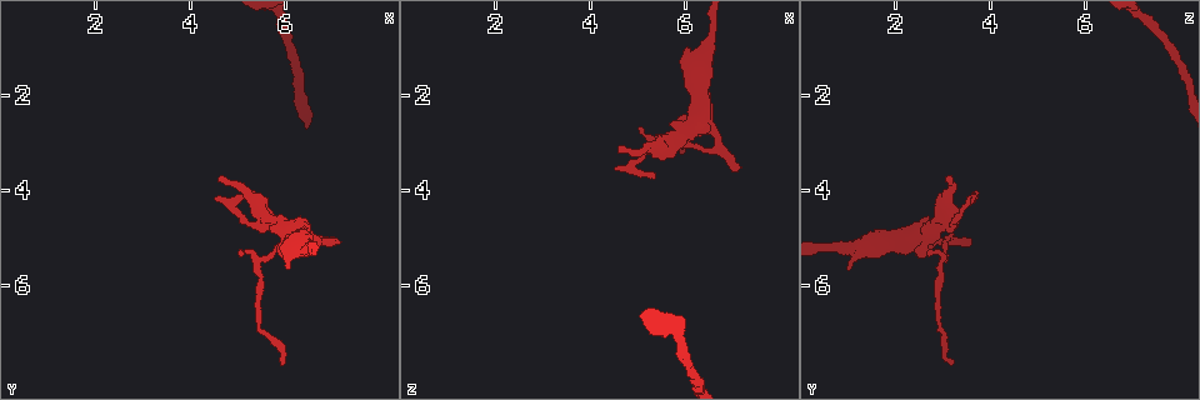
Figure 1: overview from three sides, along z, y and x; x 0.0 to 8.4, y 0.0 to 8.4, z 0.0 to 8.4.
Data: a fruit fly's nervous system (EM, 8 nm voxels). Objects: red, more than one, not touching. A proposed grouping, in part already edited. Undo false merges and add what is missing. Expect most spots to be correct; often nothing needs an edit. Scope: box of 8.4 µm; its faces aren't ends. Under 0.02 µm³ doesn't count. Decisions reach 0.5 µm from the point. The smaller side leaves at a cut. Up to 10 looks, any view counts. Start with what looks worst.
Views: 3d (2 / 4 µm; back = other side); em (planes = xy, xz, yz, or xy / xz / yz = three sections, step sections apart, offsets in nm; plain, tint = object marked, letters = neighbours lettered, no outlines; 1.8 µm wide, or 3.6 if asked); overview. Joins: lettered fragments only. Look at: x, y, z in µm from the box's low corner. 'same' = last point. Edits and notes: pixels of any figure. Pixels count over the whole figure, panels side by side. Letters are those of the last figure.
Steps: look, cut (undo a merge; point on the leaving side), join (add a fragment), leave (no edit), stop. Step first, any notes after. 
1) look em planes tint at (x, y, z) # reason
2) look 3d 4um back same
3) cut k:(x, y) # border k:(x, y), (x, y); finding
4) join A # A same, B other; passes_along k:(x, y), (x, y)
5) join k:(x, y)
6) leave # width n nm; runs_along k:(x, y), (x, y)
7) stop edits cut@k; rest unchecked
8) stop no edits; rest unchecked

look 3d 2um back at (7.15, 5.05, 3.50)

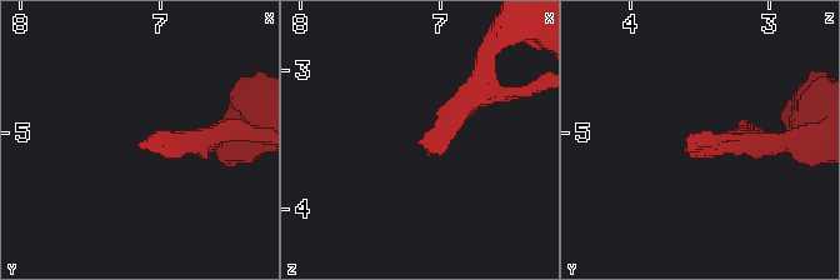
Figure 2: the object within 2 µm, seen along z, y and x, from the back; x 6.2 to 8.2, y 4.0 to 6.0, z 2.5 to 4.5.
look em xz step 8 letters at (7.14, 5.10, 3.54) # shape alone is not enough

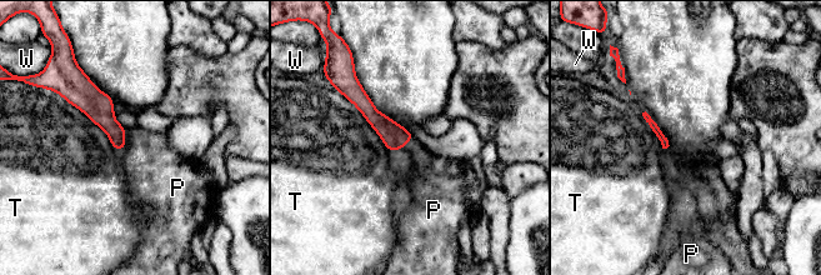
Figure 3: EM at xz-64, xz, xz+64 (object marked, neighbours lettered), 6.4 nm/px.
look em planes letters same

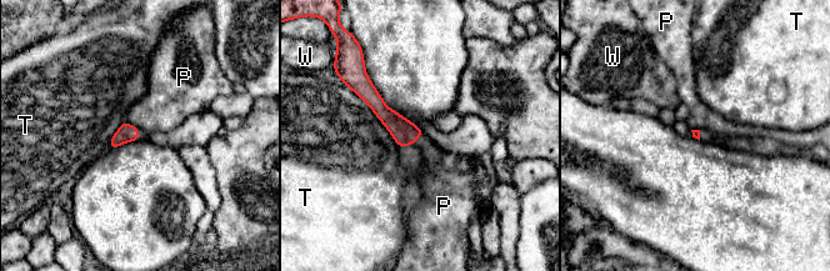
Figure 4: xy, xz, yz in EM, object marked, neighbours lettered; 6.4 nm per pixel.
leave # P other, T other, W other; runs_along 4:(363, 89), (405, 133), (419, 133); none of them fits

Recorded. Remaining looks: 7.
look em planes letters at (4.65, 3.65, 3.10) # tapers out

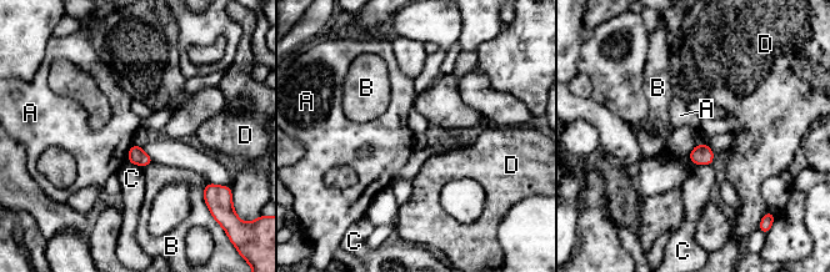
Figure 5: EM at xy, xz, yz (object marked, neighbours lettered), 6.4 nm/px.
leave # A other, B other, C other, D other; border 5:(134, 142), (126, 161); no lettered fragment goes on from it

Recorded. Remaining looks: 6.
look em xy step 16 tint at (5.90, 7.50, 3.20) # free end

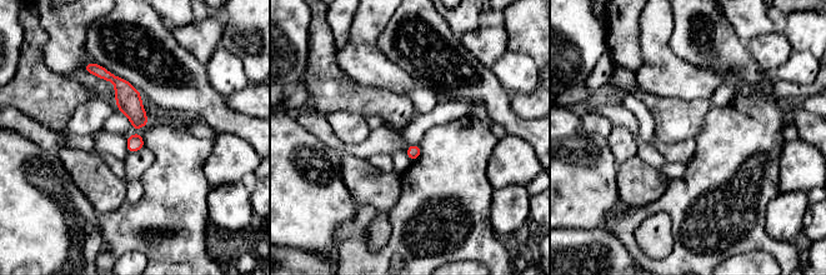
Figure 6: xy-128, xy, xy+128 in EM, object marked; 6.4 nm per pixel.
look em planes letters same

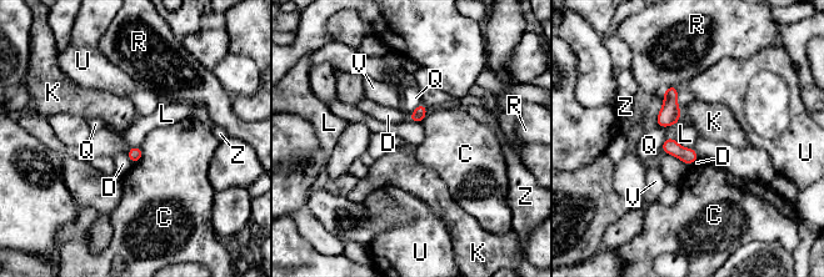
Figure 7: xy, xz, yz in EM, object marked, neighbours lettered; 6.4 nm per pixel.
leave # C other, D other, K other, L other, Q other, R other, U other, V other, Z other; border 7:(672, 136), (683, 147), (692, 147); none of them fits

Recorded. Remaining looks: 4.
look em xy step 16 letters at (5.05, 5.25, 2.65) # an open end

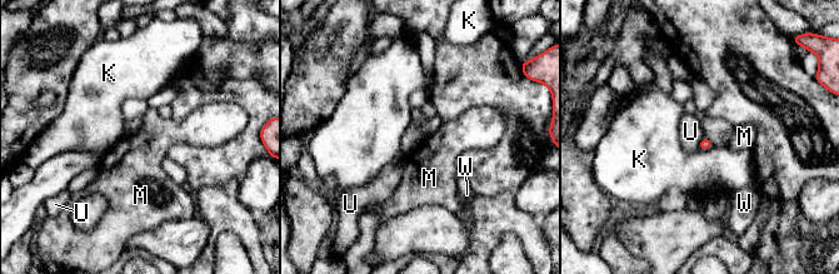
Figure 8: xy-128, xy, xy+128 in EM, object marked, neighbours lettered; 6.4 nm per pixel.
look em planes letters same # cut it another way

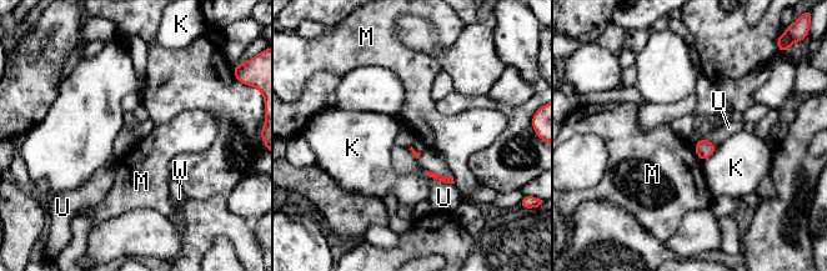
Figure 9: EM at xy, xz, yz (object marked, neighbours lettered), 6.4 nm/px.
leave # K other, M other, U other, W other; border 9:(451, 175), (455, 182); none of them fits

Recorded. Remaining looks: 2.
stop no edits; rest unchecked

